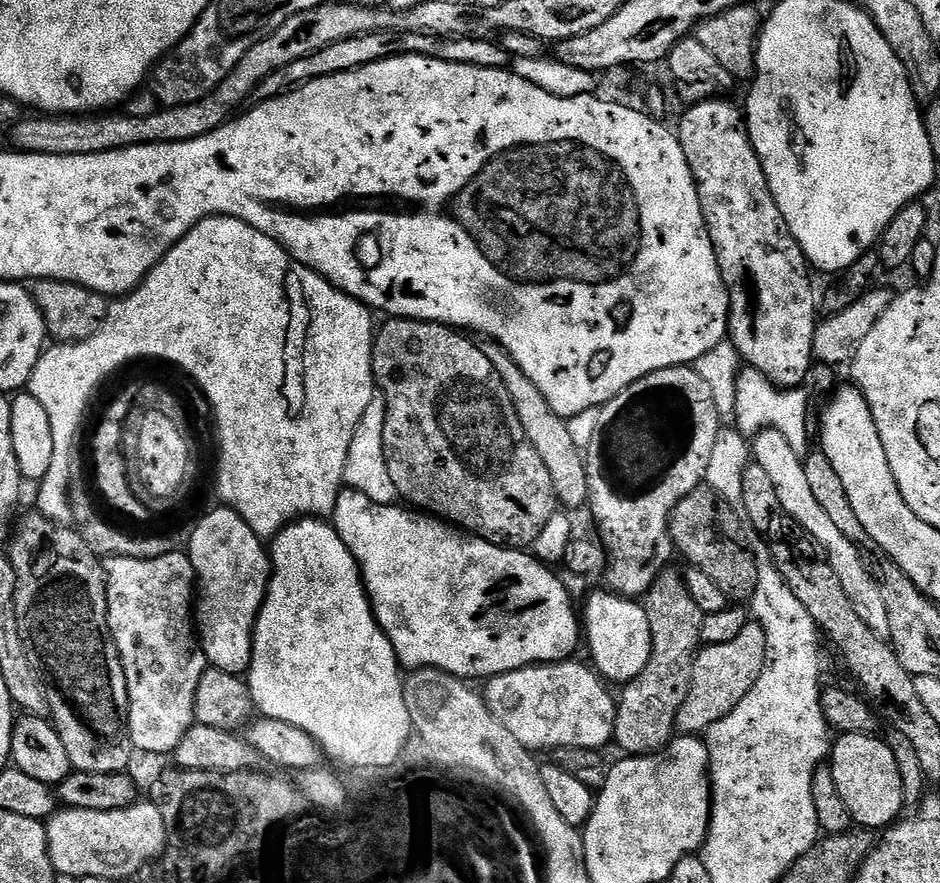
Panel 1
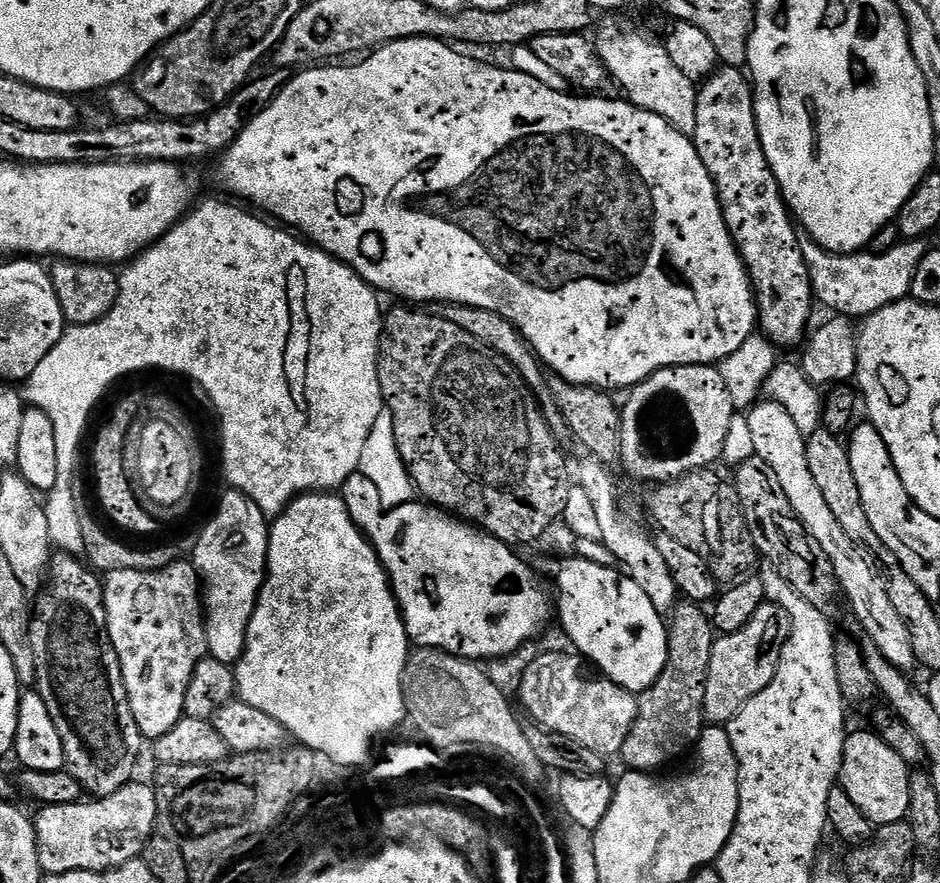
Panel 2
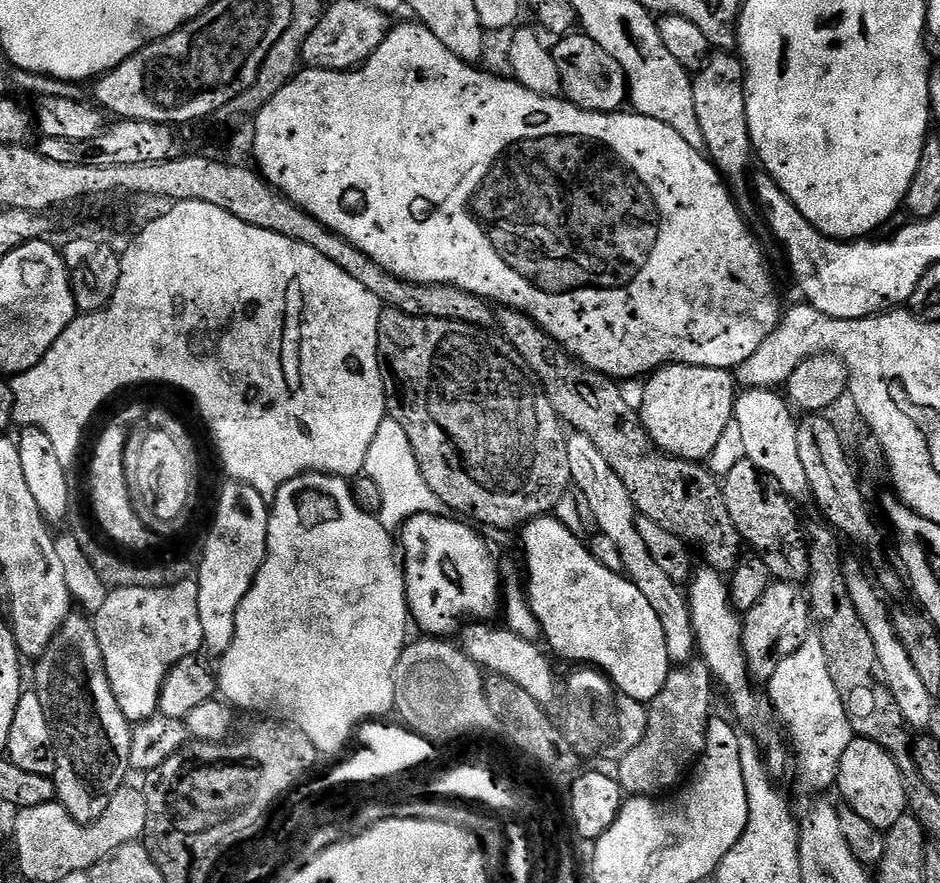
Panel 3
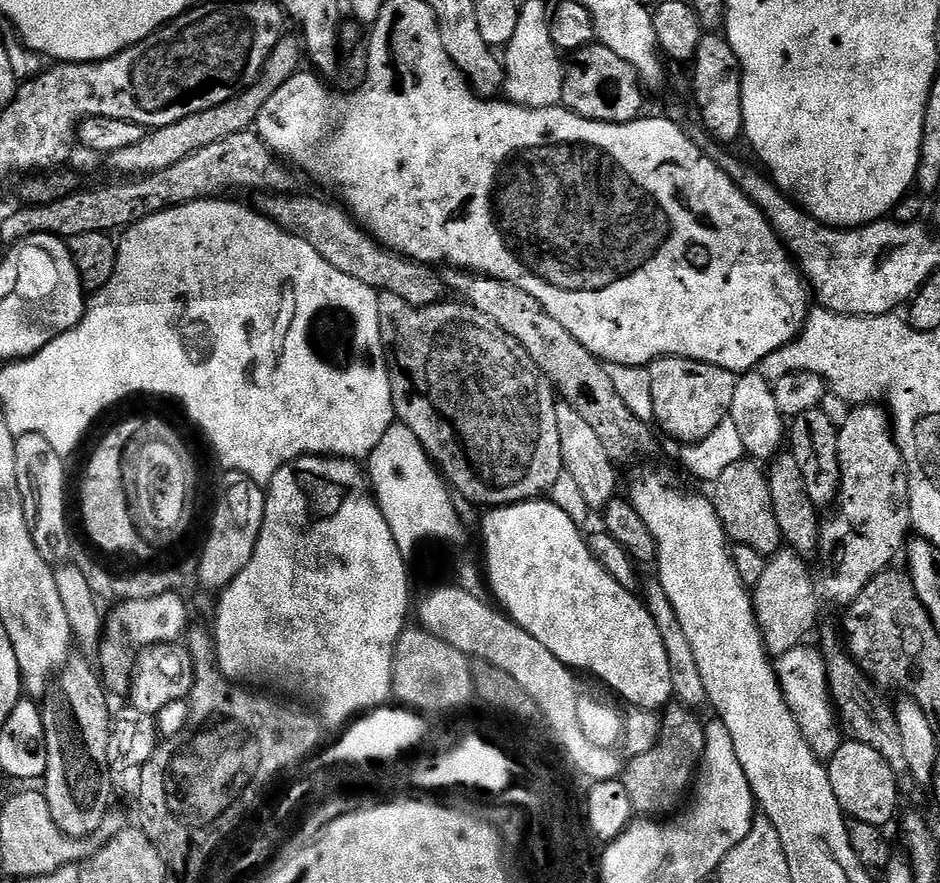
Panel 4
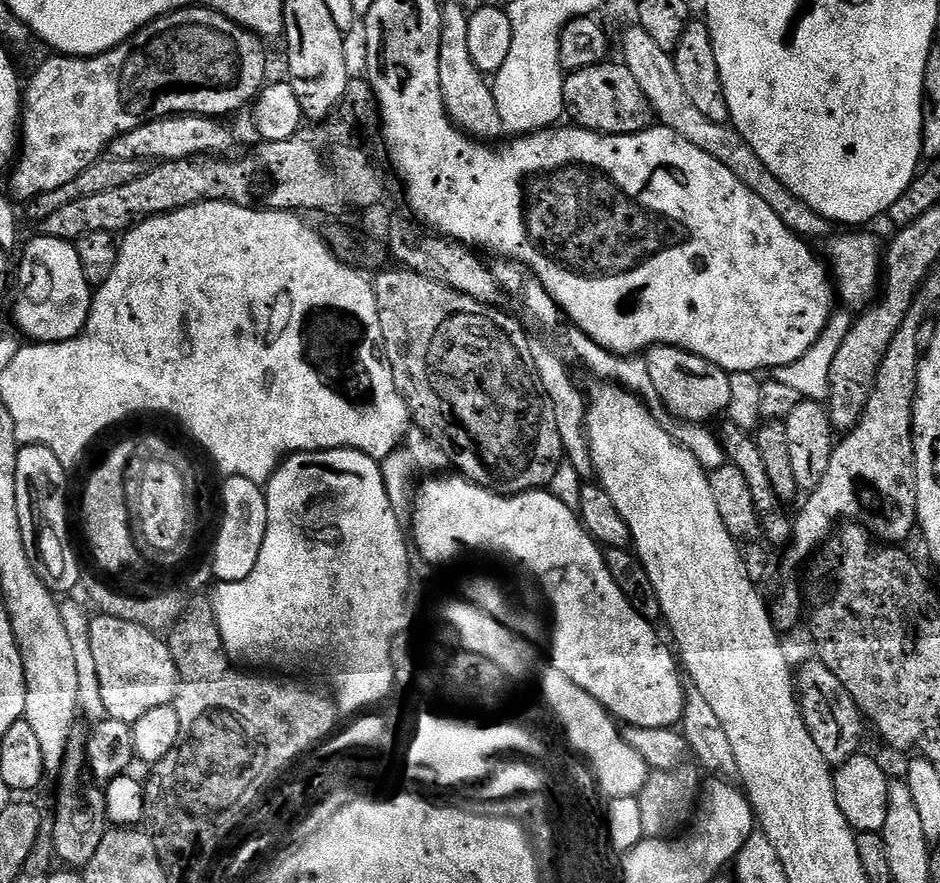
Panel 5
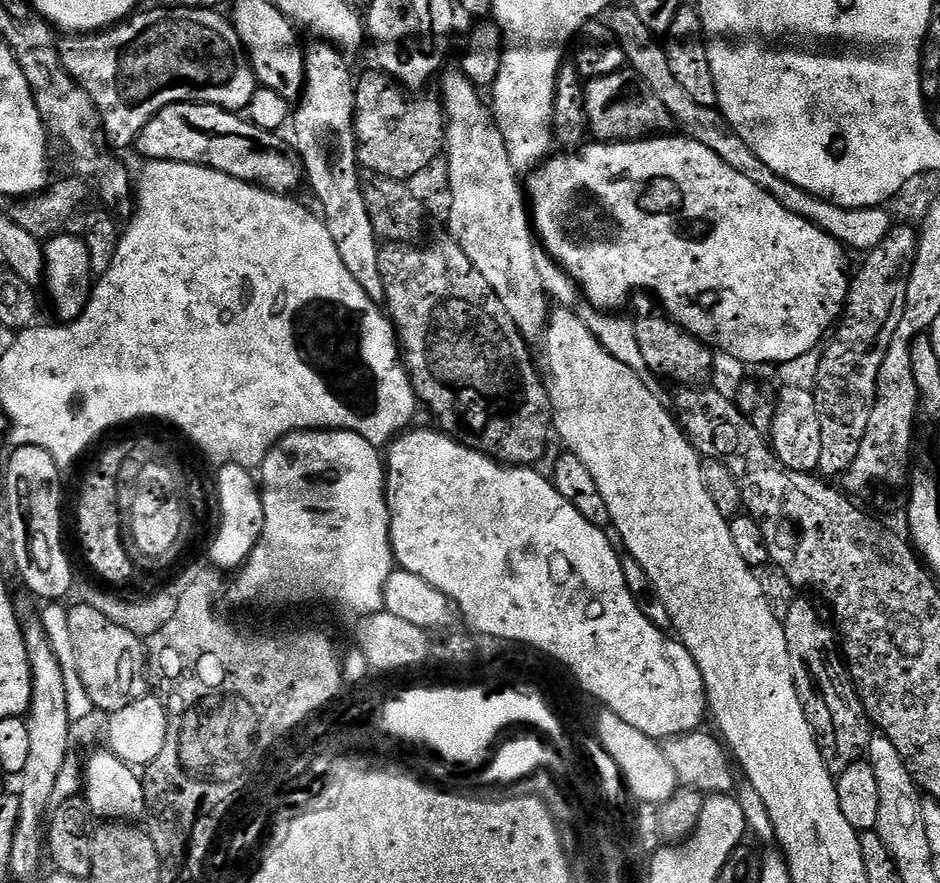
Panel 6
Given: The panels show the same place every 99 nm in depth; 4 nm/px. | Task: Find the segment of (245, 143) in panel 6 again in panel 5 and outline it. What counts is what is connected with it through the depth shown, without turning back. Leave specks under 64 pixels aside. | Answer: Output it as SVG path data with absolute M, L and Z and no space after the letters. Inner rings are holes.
M195 114L160 116L157 120L148 120L142 126L114 138L110 145L110 154L114 158L130 158L145 162L181 160L187 156L205 154L224 154L231 149L228 147L232 144L232 132L224 124L227 123L223 119Z

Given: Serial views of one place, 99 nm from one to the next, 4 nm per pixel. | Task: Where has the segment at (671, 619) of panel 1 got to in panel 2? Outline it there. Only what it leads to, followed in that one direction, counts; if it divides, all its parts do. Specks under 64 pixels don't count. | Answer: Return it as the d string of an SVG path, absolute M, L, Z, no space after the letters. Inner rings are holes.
M679 601L668 634L667 664L658 680L637 695L634 726L623 743L620 758L627 769L656 772L699 741L705 725L705 684L716 638L711 617L701 605Z

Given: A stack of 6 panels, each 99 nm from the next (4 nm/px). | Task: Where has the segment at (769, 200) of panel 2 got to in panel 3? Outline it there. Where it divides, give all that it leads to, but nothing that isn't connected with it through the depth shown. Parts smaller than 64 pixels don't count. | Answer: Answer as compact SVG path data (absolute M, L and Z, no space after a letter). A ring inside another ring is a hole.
M713 51L695 73L692 89L694 111L698 114L698 126L702 126L702 138L706 138L707 155L721 176L729 181L742 179L748 172L748 163L754 160L754 149L748 133L744 66L739 55Z

